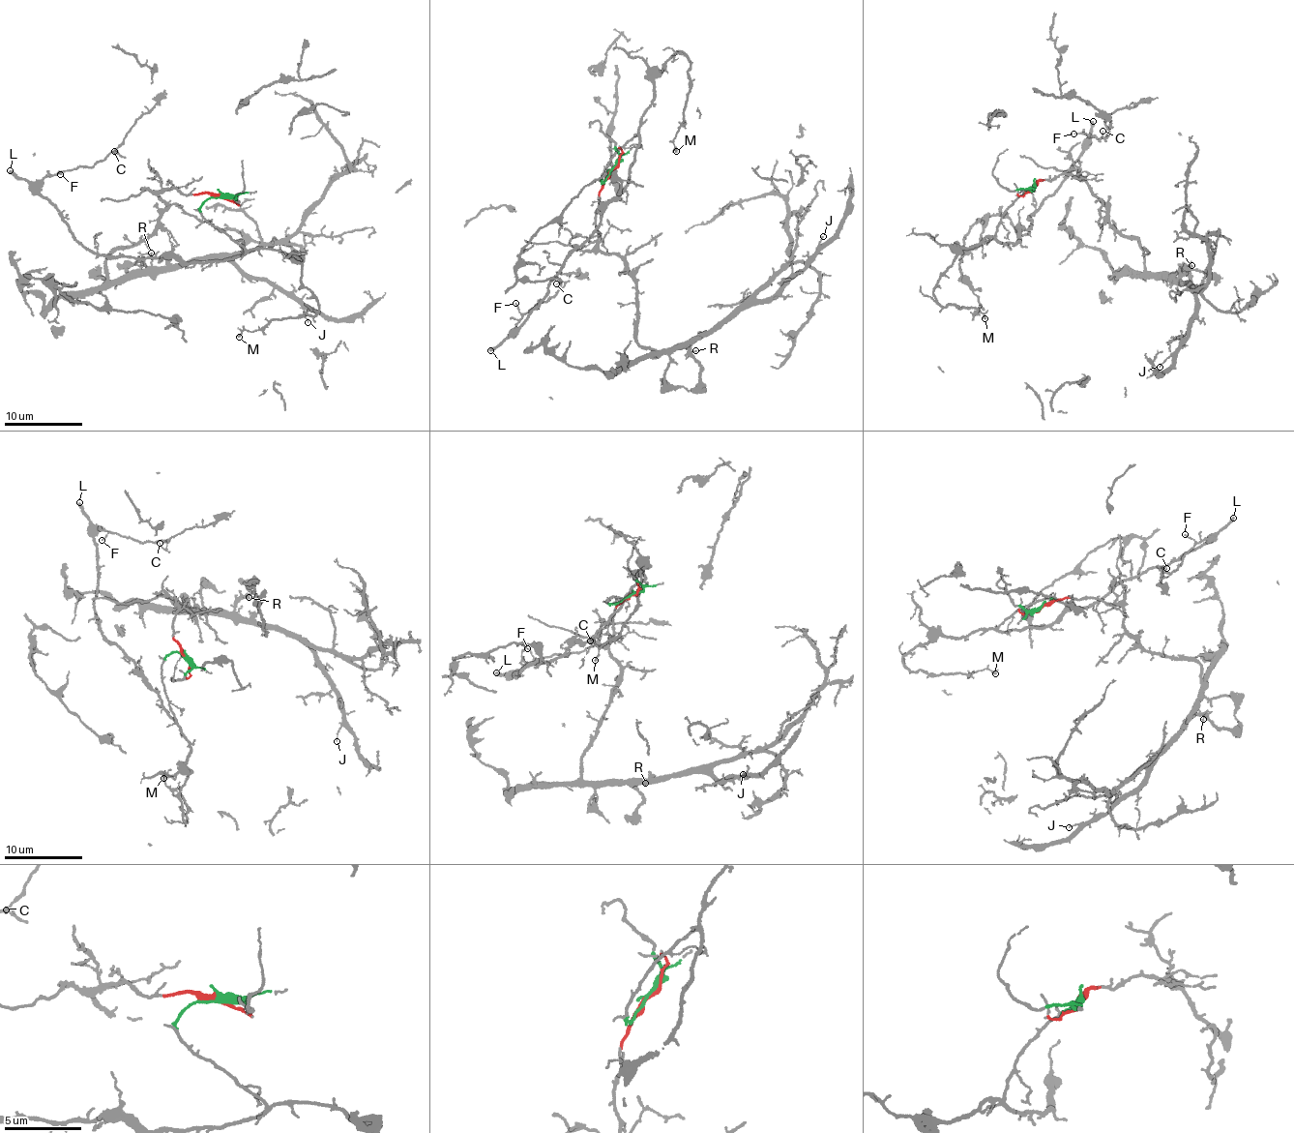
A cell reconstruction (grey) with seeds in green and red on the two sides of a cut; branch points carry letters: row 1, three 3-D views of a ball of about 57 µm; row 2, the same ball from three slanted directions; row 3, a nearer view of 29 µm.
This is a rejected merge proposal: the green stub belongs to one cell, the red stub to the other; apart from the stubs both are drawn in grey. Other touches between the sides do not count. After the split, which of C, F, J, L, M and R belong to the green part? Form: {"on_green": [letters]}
{"on_green": ["C", "F", "L", "M"]}

